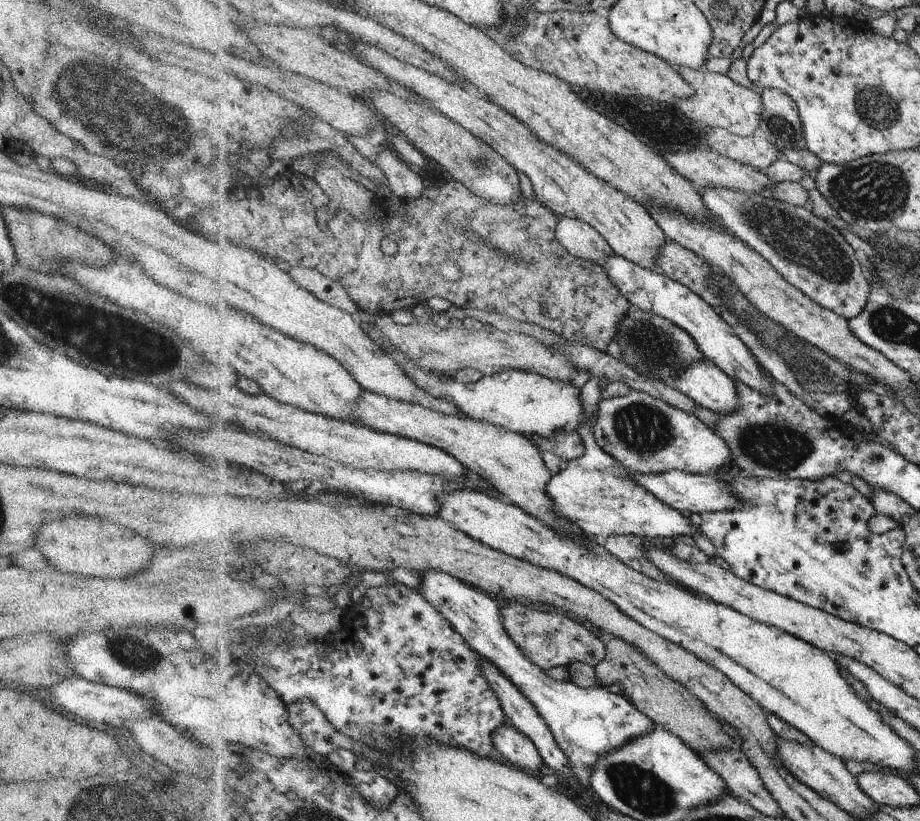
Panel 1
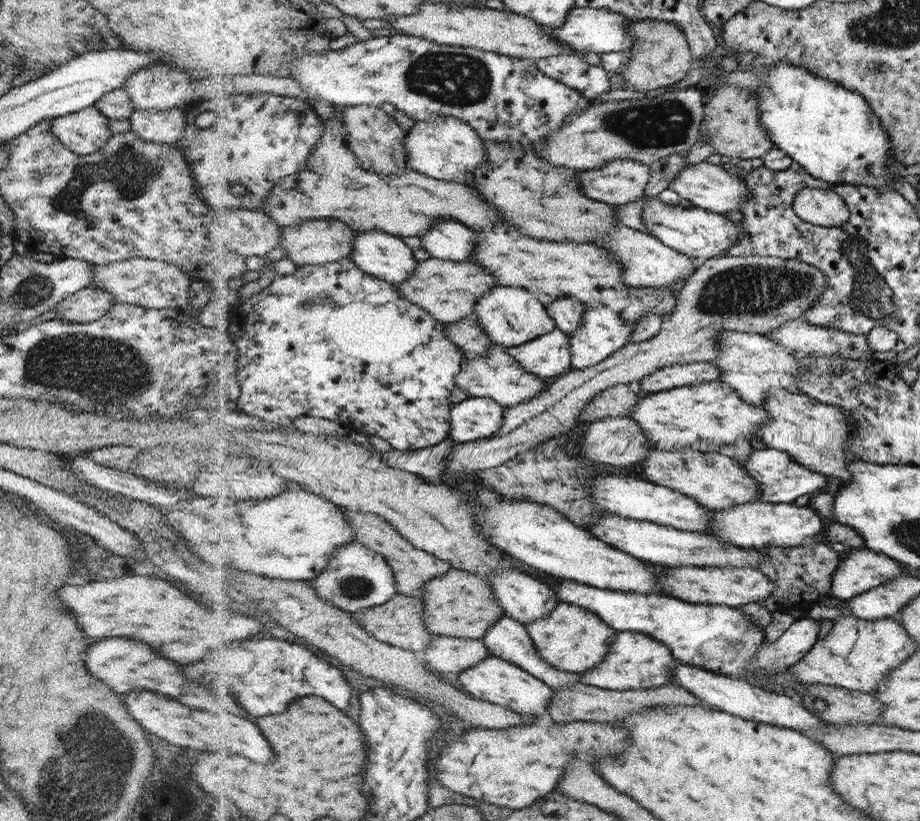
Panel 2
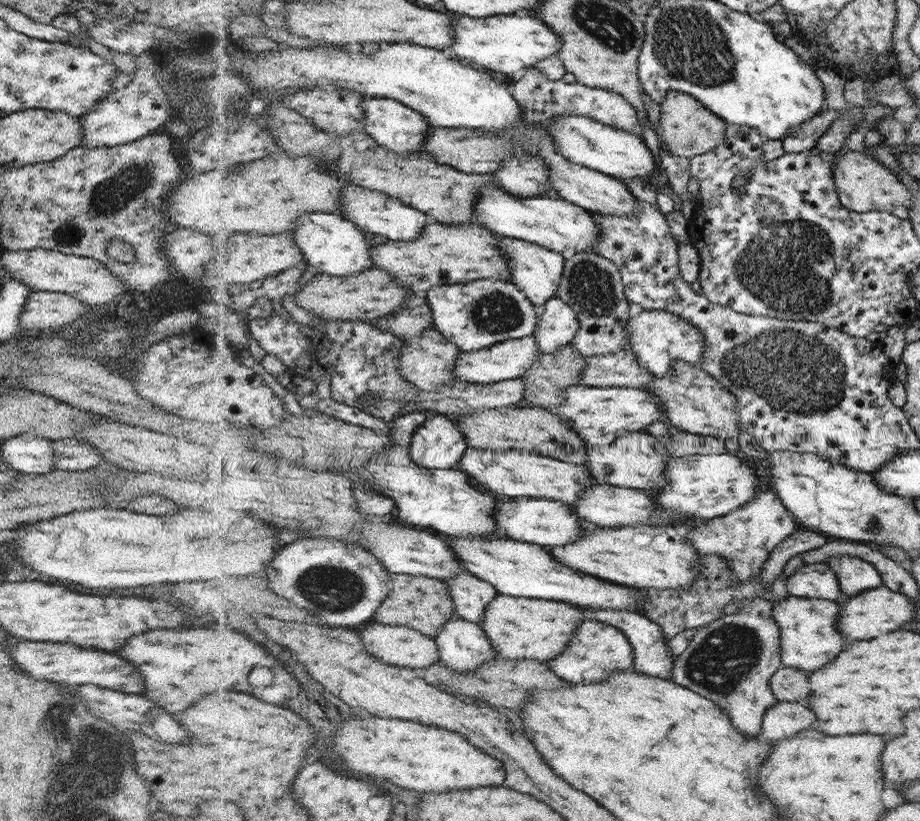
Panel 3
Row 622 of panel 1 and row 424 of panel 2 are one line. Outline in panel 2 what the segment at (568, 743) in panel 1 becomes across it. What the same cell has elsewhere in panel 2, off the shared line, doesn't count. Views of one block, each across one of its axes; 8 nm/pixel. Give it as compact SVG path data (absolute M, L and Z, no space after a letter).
M469 396L453 409L452 440L467 443L499 433L504 412L506 409L493 398Z

